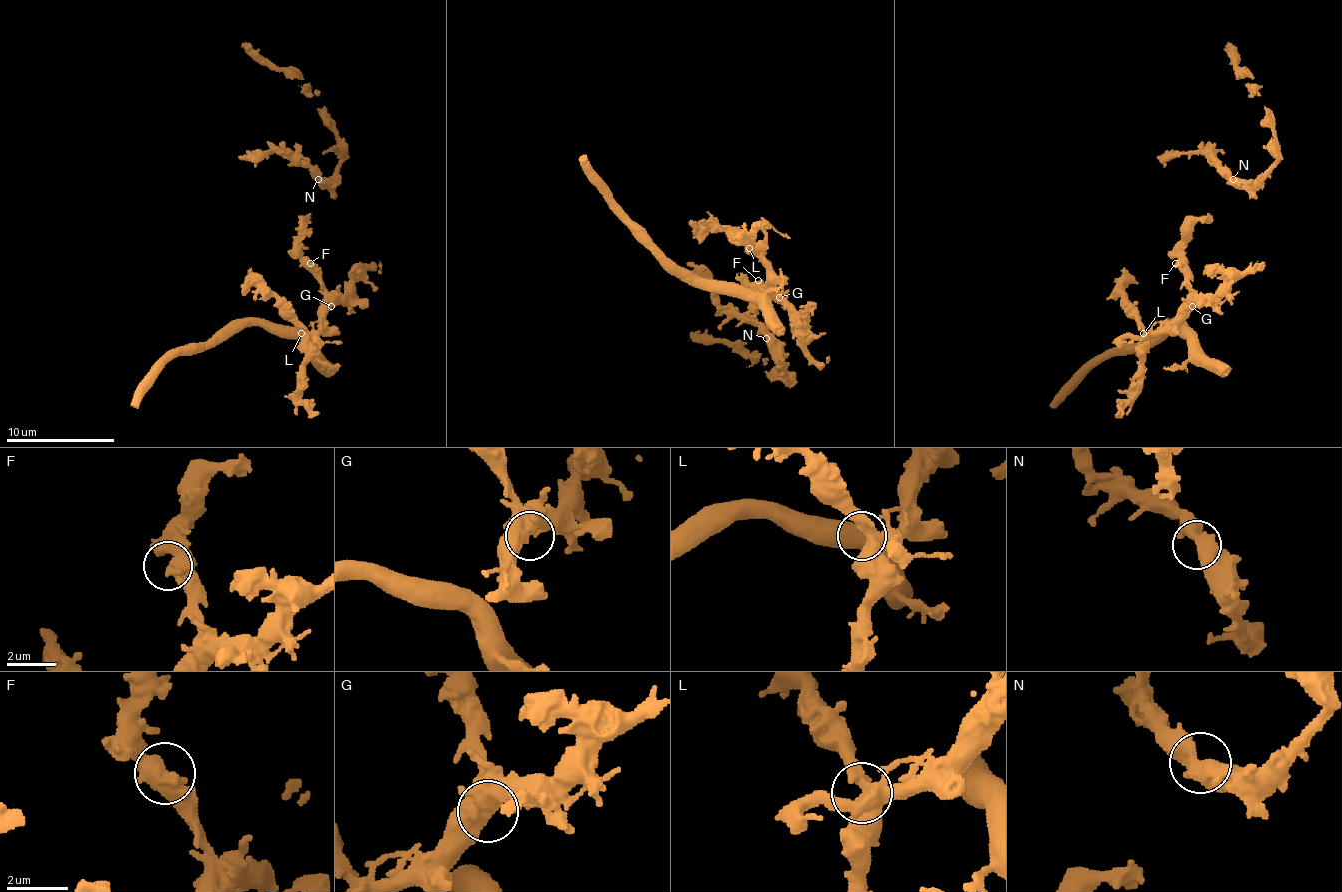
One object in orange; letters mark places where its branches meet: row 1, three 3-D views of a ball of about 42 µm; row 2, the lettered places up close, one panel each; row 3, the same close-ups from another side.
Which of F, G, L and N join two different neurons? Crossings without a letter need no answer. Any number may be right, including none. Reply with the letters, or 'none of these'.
none of these

